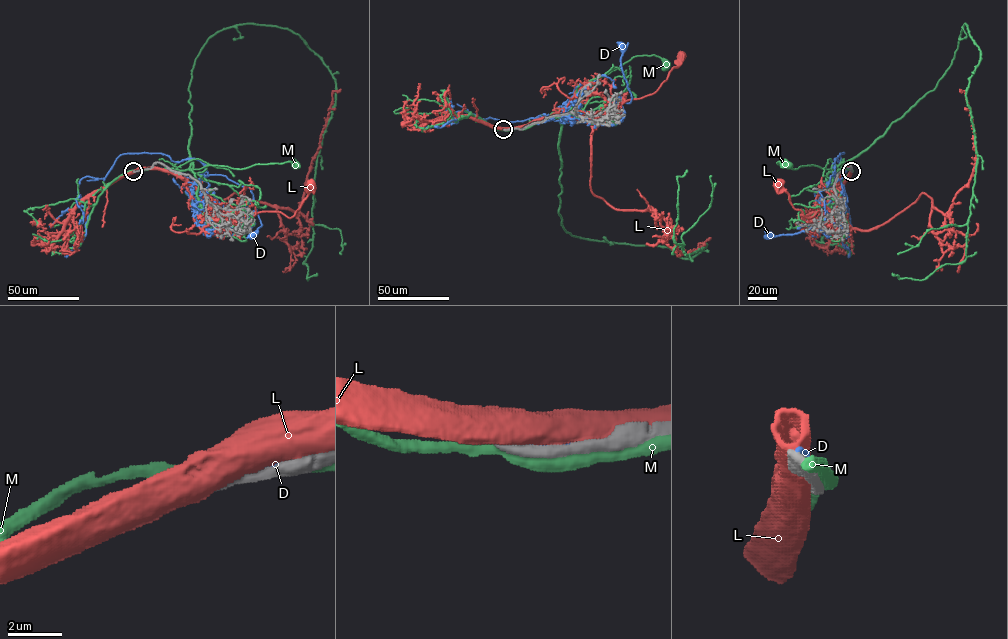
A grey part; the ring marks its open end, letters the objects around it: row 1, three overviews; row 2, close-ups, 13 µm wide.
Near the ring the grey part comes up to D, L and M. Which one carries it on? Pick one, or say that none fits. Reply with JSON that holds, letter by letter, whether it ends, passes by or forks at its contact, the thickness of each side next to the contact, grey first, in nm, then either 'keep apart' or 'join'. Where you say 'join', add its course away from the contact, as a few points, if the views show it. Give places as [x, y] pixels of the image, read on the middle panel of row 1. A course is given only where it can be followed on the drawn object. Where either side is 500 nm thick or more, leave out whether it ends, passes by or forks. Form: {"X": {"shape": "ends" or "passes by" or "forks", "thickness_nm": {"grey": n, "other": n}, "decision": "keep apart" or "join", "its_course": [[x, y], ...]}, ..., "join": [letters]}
{"D": {"shape": "passes by", "thickness_nm": {"grey": 400, "other": 200}, "decision": "keep apart"}, "L": {"thickness_nm": {"grey": 420, "other": 1050}, "decision": "keep apart"}, "M": {"thickness_nm": {"grey": 420, "other": 600}, "decision": "keep apart"}, "join": []}

